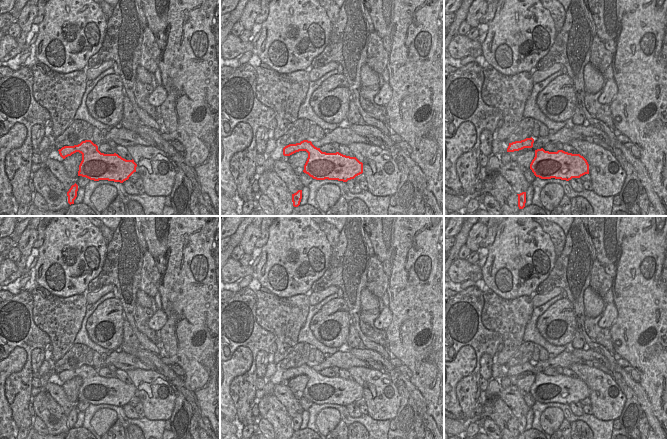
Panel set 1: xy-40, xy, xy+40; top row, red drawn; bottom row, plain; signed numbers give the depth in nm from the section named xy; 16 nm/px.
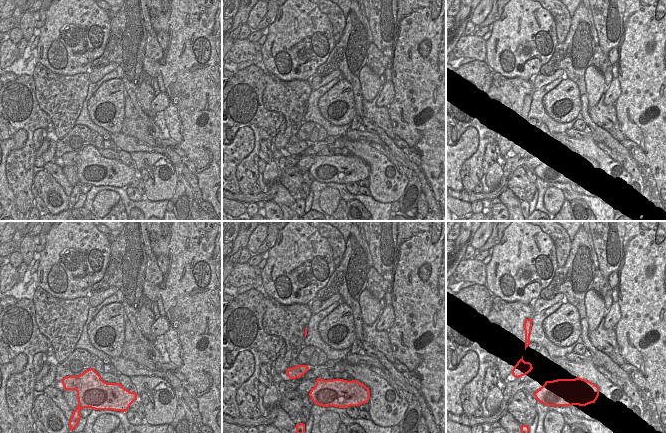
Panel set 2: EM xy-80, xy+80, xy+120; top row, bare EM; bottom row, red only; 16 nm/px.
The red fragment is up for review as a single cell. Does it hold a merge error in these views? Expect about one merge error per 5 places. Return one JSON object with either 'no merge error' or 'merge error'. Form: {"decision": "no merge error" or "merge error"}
{"decision": "no merge error"}

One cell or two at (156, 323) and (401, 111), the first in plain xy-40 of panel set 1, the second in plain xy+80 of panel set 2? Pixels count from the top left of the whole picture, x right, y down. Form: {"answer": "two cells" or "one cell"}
{"answer": "two cells"}

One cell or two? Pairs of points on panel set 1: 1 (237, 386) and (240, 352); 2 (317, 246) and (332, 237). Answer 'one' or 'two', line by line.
1: two
2: two

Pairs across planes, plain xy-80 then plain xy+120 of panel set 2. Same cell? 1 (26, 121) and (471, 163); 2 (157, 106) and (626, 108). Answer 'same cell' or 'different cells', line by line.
1: same cell
2: different cells

